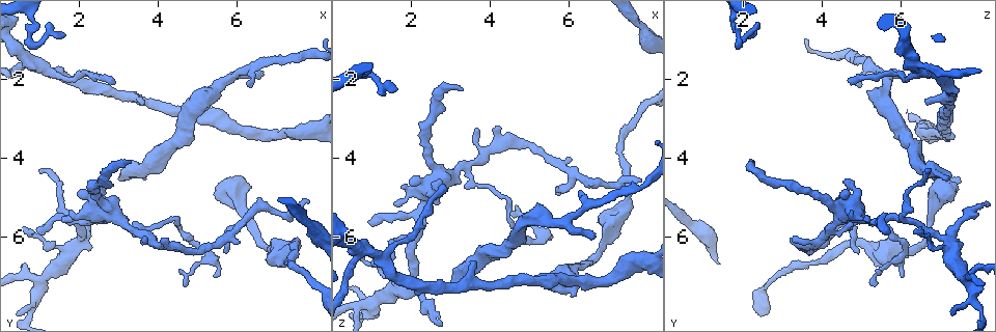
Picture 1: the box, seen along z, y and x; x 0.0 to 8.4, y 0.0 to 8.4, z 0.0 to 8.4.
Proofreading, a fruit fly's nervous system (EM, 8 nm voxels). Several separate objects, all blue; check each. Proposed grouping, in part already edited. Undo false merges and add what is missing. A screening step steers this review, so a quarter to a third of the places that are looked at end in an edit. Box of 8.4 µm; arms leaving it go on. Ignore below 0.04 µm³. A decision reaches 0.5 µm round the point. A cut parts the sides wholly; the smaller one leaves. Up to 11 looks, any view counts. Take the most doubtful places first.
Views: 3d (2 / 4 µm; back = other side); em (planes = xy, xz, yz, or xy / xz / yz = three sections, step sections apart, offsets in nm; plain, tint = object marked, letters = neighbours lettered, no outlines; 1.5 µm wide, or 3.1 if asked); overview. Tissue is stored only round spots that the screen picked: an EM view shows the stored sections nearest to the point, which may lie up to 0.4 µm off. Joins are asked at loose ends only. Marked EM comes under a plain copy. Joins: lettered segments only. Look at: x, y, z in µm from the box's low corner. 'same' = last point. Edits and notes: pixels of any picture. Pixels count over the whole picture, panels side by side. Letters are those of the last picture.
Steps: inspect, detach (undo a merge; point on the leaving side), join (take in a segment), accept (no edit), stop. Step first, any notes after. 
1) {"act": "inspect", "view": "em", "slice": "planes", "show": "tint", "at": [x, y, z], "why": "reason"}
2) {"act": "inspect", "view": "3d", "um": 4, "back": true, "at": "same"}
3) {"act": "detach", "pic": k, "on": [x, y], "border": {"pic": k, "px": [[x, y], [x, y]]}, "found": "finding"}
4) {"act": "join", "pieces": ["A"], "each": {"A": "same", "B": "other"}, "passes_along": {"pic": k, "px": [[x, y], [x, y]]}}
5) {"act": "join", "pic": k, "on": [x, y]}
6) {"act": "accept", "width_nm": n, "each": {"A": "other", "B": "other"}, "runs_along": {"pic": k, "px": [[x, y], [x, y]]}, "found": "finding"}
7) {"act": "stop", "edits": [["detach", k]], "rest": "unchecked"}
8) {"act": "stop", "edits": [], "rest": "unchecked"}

{"act": "inspect", "view": "3d", "um": 2, "at": [3.00, 4.55, 7.15], "why": "end of a long branch"}

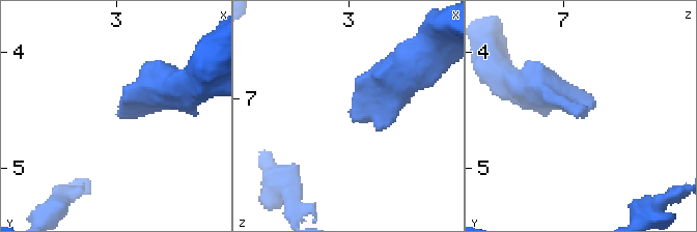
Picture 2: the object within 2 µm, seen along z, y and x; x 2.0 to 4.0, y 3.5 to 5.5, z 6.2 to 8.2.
{"act": "inspect", "view": "em", "slice": "planes", "show": "letters", "at": [2.98, 4.52, 7.12], "why": "now the EM"}

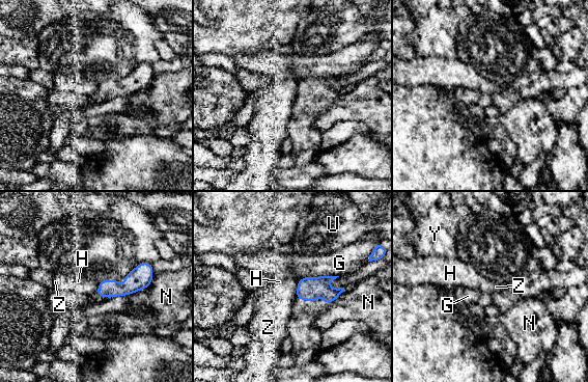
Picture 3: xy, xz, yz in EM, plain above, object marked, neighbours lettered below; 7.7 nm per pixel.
{"act": "accept", "longest_contact_nm": ["G", 340], "each": {"G": "other", "H": "other", "N": "other", "U": "other", "Y": "other", "Z": "other"}, "border": {"pic": 3, "px": [[99, 283], [99, 288], [95, 291]]}, "found": "no lettered segment goes on from it"}

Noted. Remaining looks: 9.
{"act": "inspect", "view": "em", "slice": "planes", "show": "letters", "at": [3.55, 2.55, 6.60], "why": "an open end"}

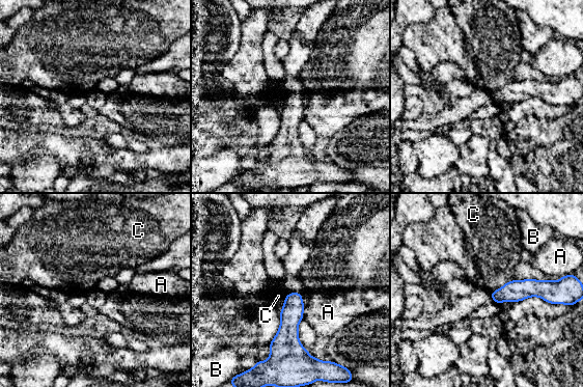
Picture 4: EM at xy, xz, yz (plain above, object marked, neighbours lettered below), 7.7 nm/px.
{"act": "accept", "each": {"A": "other", "B": "other", "C": "other"}, "runs_along": {"pic": 4, "px": [[552, 287], [523, 288], [494, 296]]}, "found": "none of them fits"}

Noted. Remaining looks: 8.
{"act": "inspect", "view": "em", "slice": "xy", "step": 4, "show": "tint", "at": [6.05, 5.10, 6.95], "why": "calibre changes"}

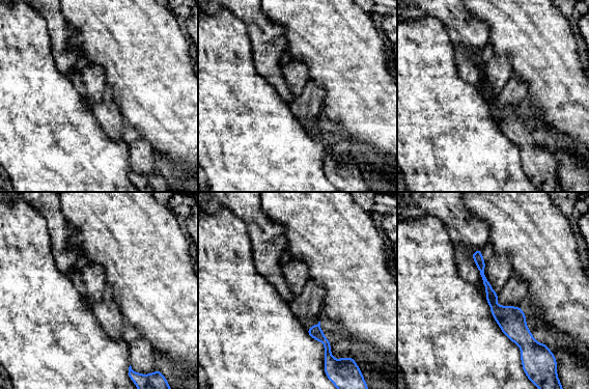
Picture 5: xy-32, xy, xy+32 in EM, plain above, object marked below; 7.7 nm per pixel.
{"act": "inspect", "view": "em", "slice": "planes", "show": "letters", "at": "same", "why": "cut it another way"}

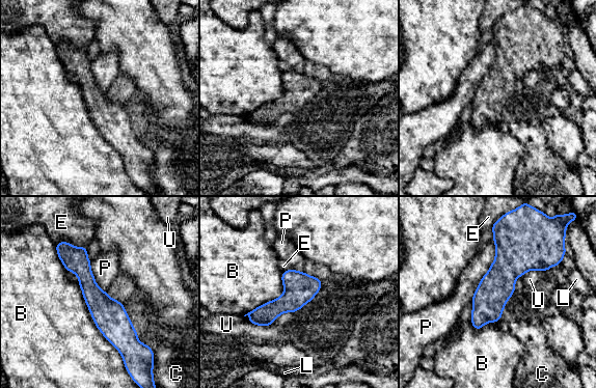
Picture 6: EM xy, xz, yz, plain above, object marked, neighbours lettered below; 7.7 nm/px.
{"act": "accept", "each": {"B": "other", "C": "other", "E": "other", "L": "other", "P": "other", "U": "other"}, "runs_along": {"pic": 6, "px": [[63, 245], [92, 295], [131, 332]]}, "found": "all the same cell"}

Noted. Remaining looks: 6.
{"act": "inspect", "view": "3d", "um": 4, "back": true, "at": [7.65, 3.35, 6.65], "why": "three-way junction"}

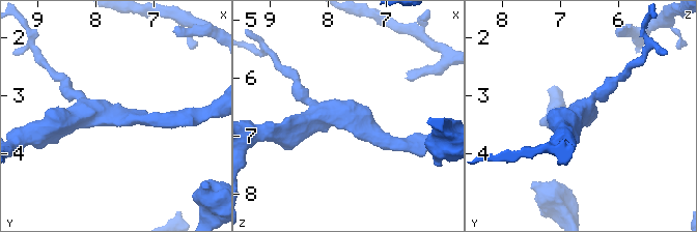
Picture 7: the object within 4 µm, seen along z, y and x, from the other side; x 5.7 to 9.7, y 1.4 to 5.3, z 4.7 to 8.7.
{"act": "inspect", "view": "em", "slice": "xz", "step": 4, "show": "tint", "at": [7.65, 3.35, 6.65], "why": "shape alone is not enough"}

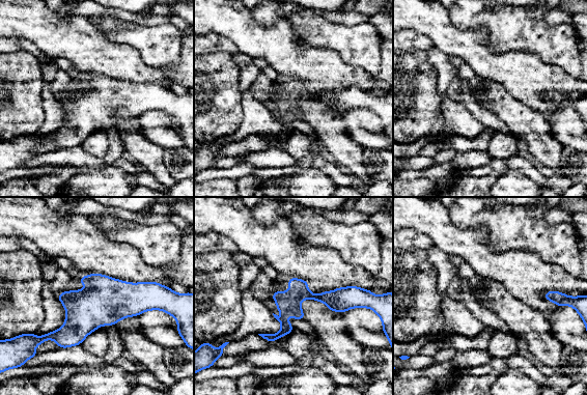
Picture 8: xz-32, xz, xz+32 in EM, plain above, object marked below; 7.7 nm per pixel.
{"act": "inspect", "view": "em", "slice": "planes", "show": "letters", "at": "same", "why": "another direction"}

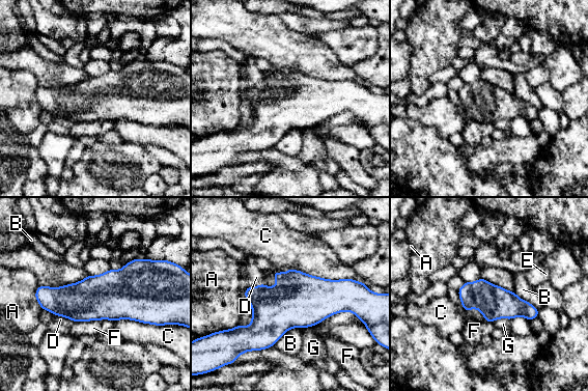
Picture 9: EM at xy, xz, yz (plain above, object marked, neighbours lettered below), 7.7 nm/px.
{"act": "accept", "longest_contact_nm": ["C", 500], "each": {"A": "other", "B": "other", "C": "other", "D": "other", "E": "other", "F": "other", "G": "other"}, "found": "all the same cell"}

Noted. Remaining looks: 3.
{"act": "stop", "edits": [], "rest": "unchecked"}

